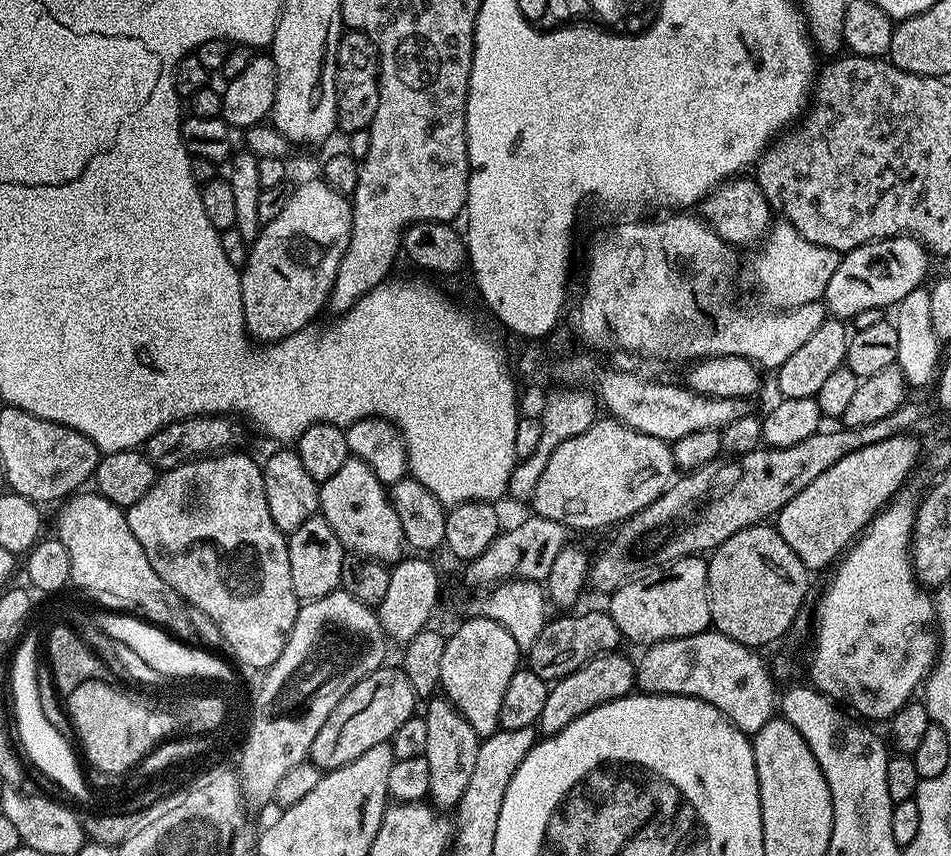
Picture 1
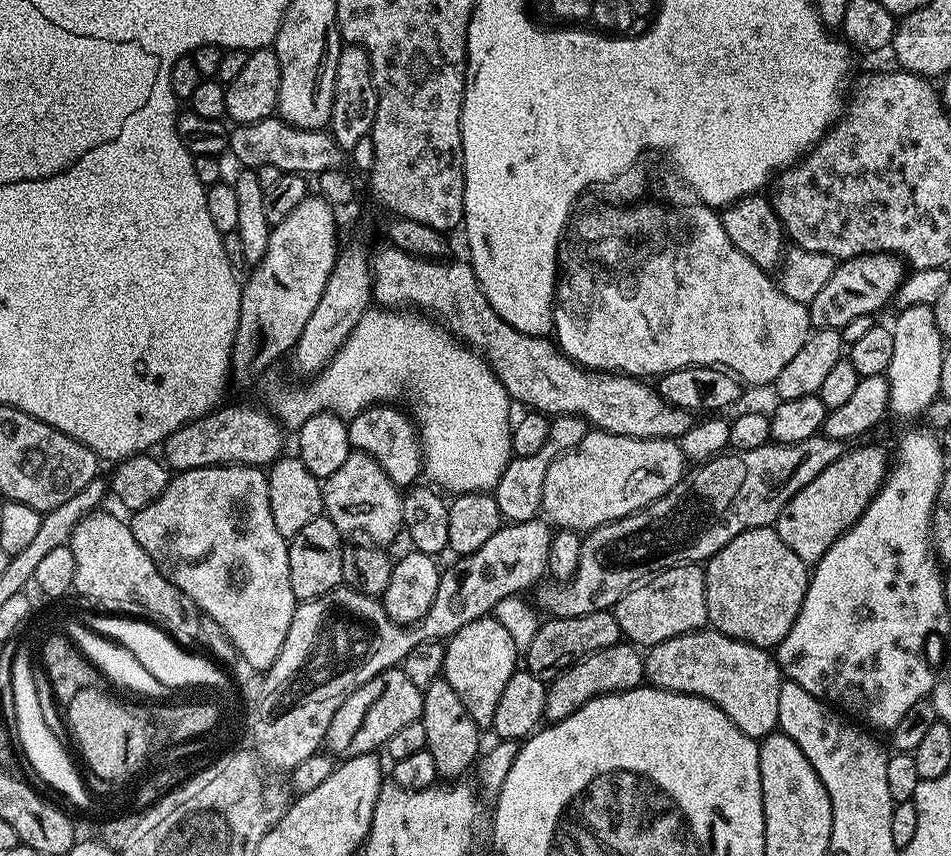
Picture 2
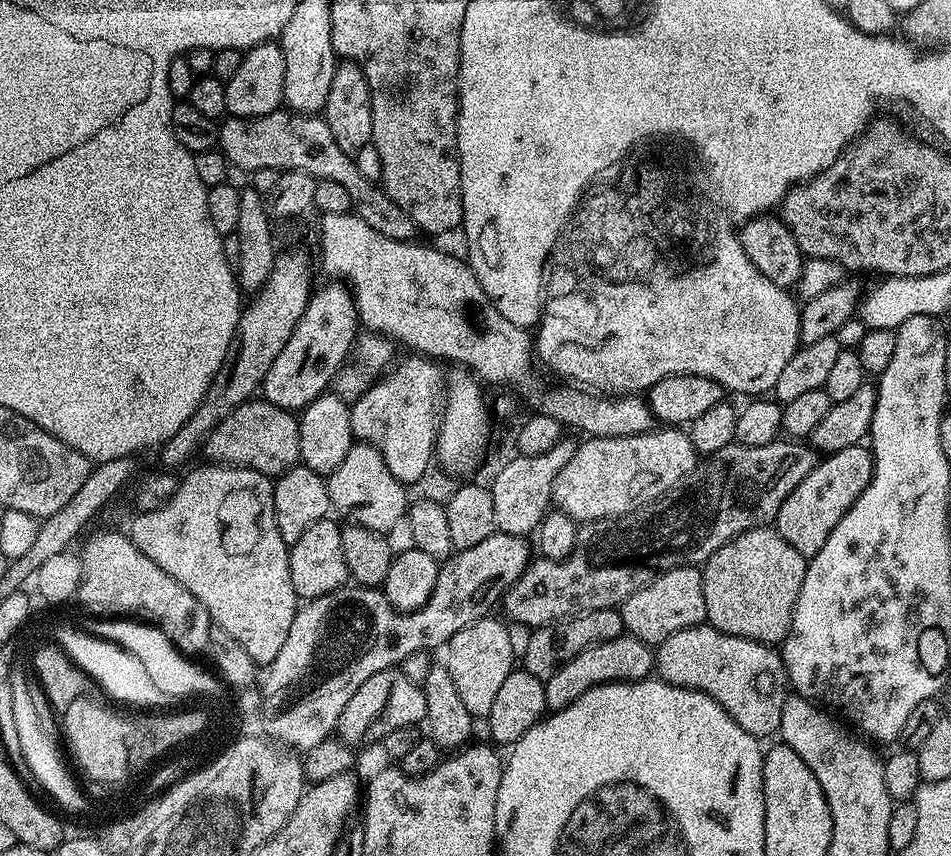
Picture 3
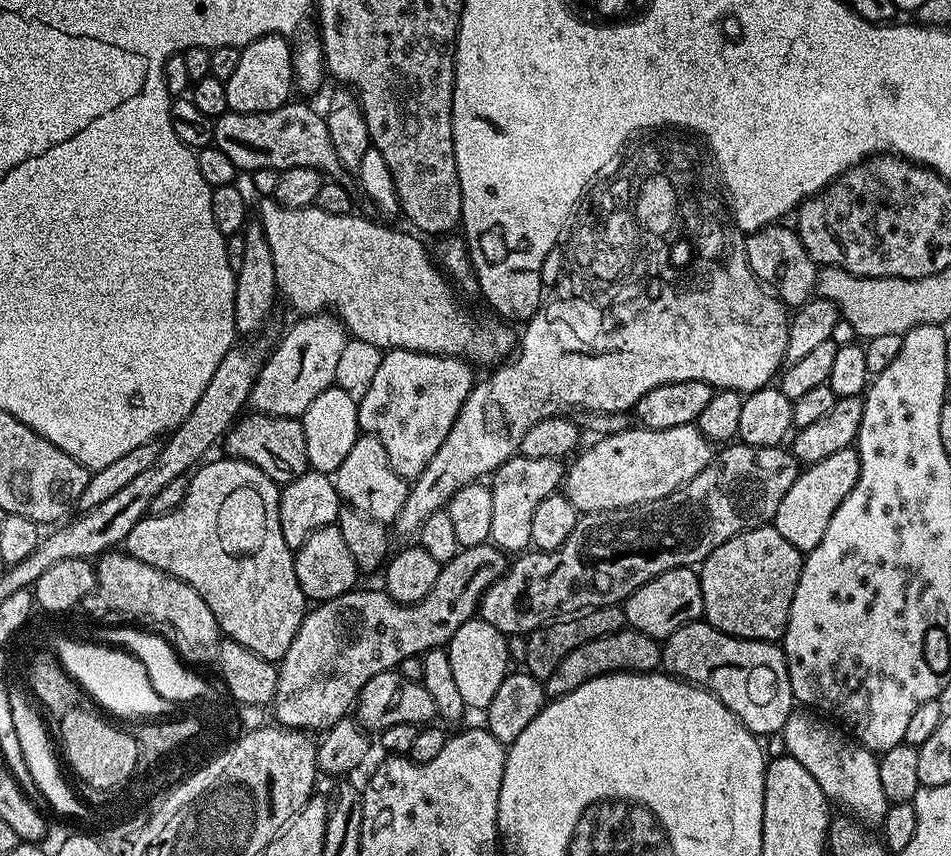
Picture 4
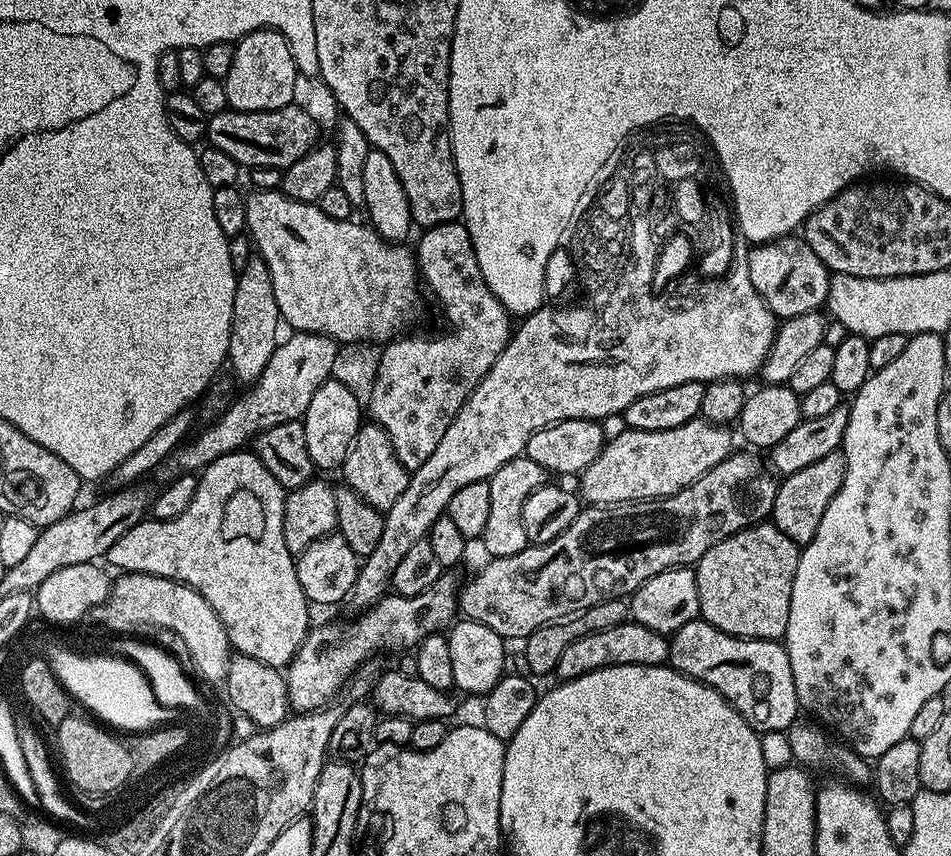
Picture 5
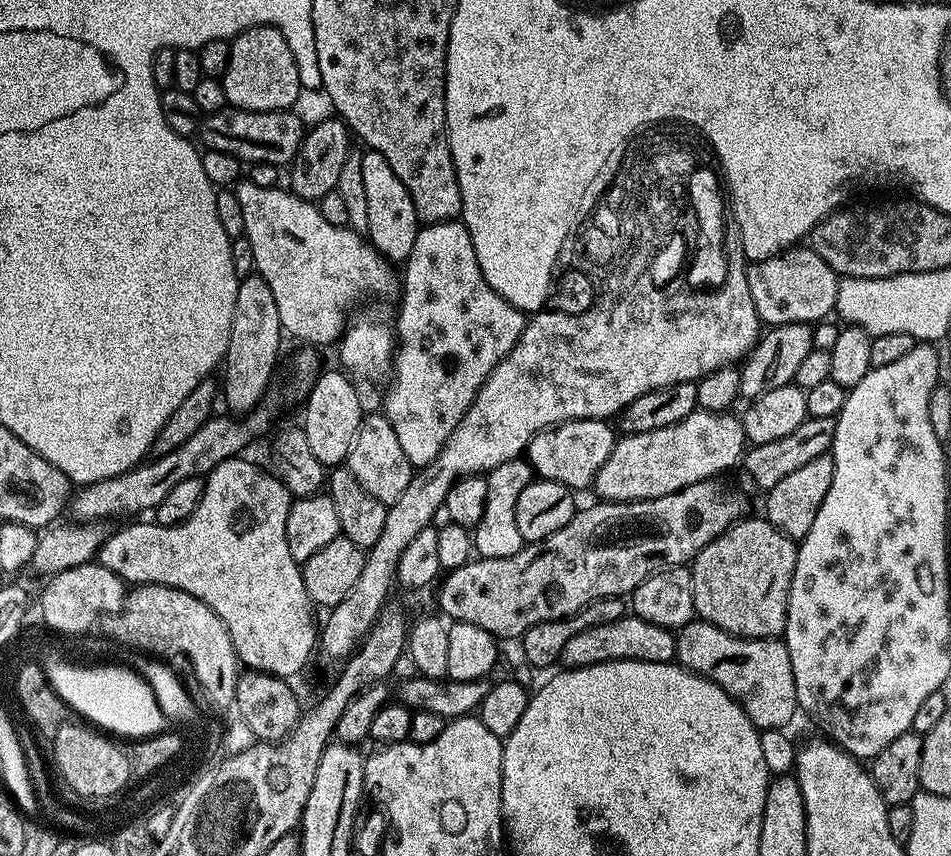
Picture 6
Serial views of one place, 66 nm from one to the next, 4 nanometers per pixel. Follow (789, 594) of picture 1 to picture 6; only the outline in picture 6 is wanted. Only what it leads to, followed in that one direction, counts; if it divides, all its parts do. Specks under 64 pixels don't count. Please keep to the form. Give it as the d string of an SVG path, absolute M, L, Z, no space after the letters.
M748 519L737 520L692 560L690 567L694 582L696 616L730 634L750 640L780 638L784 635L784 627L788 621L790 582L796 569L797 545L786 534L769 524L767 519Z

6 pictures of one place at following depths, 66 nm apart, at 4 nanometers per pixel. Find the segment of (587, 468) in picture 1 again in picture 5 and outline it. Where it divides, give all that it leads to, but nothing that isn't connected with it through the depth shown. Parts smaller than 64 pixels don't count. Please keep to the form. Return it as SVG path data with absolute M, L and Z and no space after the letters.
M697 418L678 426L674 430L634 430L628 428L616 437L609 439L604 448L590 462L585 472L579 473L580 488L578 492L589 505L603 506L606 504L629 504L632 501L659 500L662 496L678 494L684 487L702 478L718 463L734 451L732 436L727 427L722 424L712 424L703 418Z

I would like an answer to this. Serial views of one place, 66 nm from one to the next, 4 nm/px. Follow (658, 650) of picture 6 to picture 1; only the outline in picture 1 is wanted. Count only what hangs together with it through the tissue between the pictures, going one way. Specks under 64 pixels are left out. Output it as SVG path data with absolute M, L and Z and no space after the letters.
M623 651L607 652L574 670L574 674L564 676L549 687L546 694L546 706L542 706L542 714L538 721L538 732L547 738L566 730L574 718L582 718L590 710L602 706L611 700L617 700L633 691L636 679L636 665L631 659L623 656Z

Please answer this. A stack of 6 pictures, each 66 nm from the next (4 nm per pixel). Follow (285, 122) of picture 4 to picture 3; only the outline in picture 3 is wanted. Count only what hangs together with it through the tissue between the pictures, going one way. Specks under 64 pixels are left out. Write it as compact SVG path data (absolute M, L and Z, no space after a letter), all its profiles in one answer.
M291 110L271 112L265 116L229 115L220 124L218 148L227 156L233 169L245 168L248 174L263 168L273 168L281 173L302 170L315 180L338 182L350 194L352 212L362 218L370 230L378 230L378 234L386 234L386 238L417 239L418 229L406 210L393 204L377 181L362 178L362 170L358 170L355 159L348 156L342 146L338 146L323 115Z

